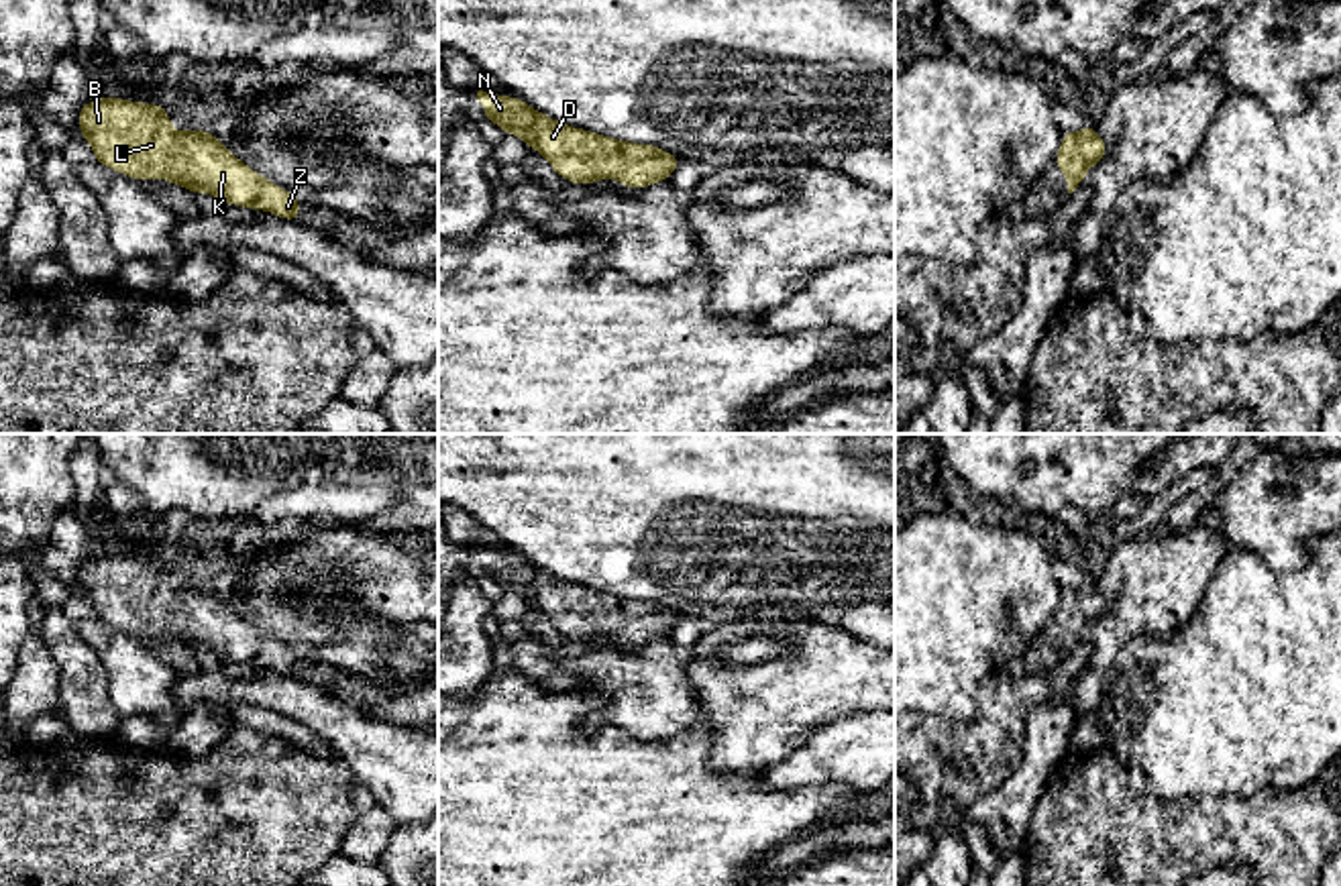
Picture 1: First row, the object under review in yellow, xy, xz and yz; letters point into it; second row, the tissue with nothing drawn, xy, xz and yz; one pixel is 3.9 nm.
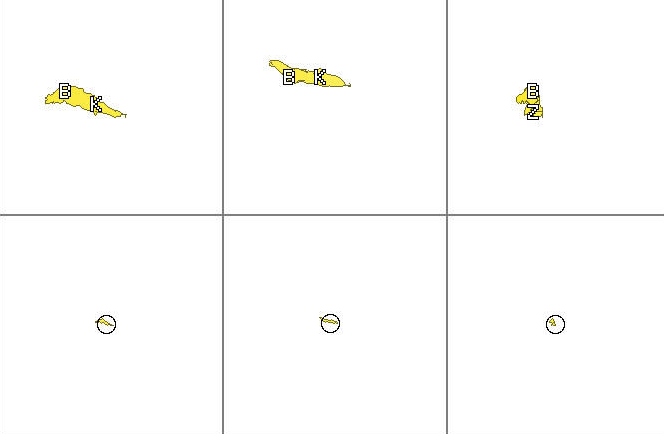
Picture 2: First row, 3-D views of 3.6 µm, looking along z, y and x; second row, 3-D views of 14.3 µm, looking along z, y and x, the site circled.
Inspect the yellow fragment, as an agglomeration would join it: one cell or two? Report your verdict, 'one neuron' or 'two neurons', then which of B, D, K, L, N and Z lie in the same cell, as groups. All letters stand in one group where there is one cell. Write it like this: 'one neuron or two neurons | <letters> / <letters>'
one neuron | B D K L N Z

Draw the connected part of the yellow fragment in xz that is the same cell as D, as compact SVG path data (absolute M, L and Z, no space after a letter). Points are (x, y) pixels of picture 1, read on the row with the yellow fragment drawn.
M479 90L477 100L485 106L481 118L497 124L503 134L520 136L528 149L536 149L573 185L595 185L599 179L615 177L624 187L642 189L668 181L683 161L658 145L615 141L560 124L516 96Z

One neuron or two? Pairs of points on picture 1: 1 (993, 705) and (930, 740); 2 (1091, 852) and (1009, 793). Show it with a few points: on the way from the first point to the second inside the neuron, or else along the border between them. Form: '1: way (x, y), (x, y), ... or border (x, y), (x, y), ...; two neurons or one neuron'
1: way (983, 724), (967, 740), (948, 740); one neuron
2: border (1056, 766), (1034, 811), (1034, 821), (1022, 850); two neurons

